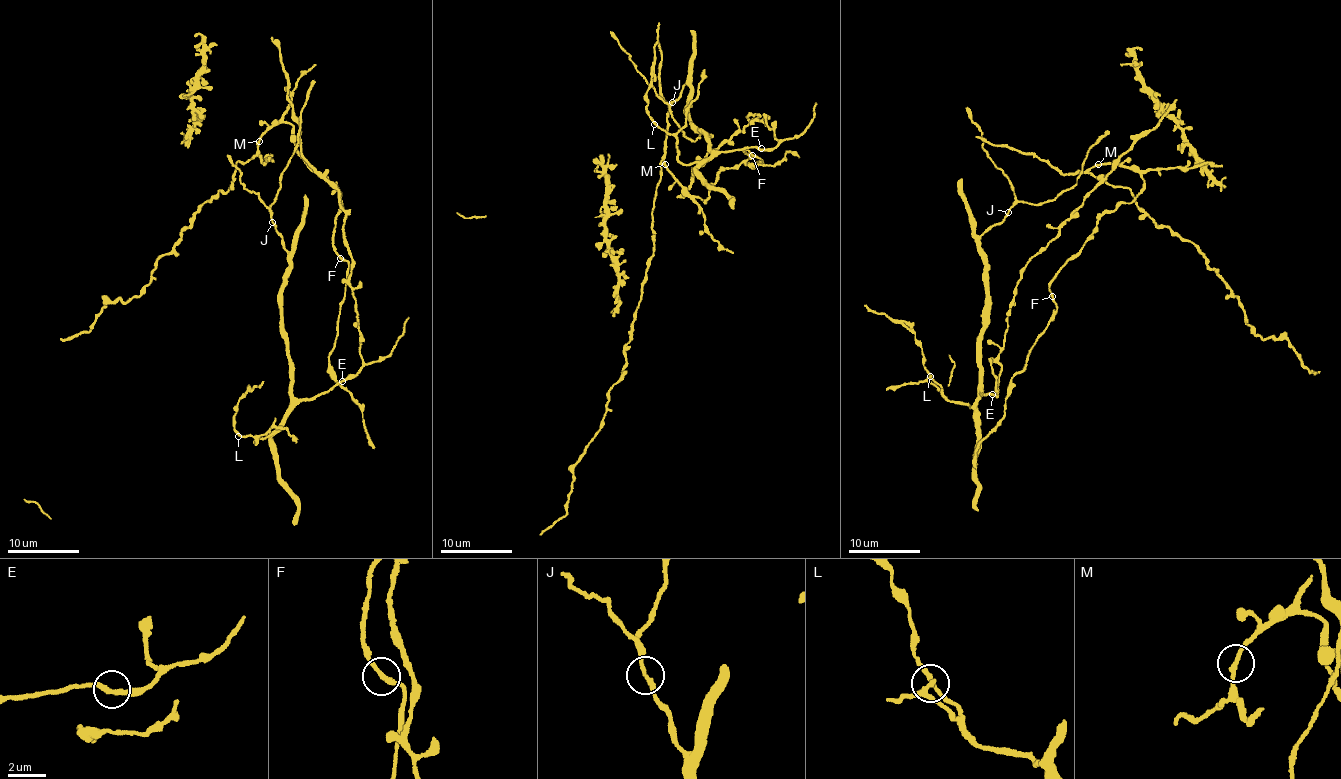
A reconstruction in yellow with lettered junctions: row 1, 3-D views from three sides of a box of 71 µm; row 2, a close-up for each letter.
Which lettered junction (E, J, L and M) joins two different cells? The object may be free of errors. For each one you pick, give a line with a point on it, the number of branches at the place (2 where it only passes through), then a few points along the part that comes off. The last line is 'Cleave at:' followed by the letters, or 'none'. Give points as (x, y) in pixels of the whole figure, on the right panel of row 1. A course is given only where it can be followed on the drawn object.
Cleave at: none

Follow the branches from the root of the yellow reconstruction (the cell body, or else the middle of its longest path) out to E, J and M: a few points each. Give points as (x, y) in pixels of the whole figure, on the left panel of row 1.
E: (341, 194), (335, 252), (348, 262), (349, 277), (328, 358), (329, 371), (342, 381)
J: (341, 194), (340, 380), (311, 398), (293, 396), (289, 253), (273, 221)
M: (341, 194), (318, 175), (298, 152), (292, 140), (293, 127), (290, 124), (278, 123), (263, 134), (259, 142)

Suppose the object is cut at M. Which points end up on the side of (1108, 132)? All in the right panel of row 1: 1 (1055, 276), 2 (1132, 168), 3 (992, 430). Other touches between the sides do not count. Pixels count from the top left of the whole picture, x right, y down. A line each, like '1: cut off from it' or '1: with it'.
1: cut off from it
2: cut off from it
3: cut off from it

